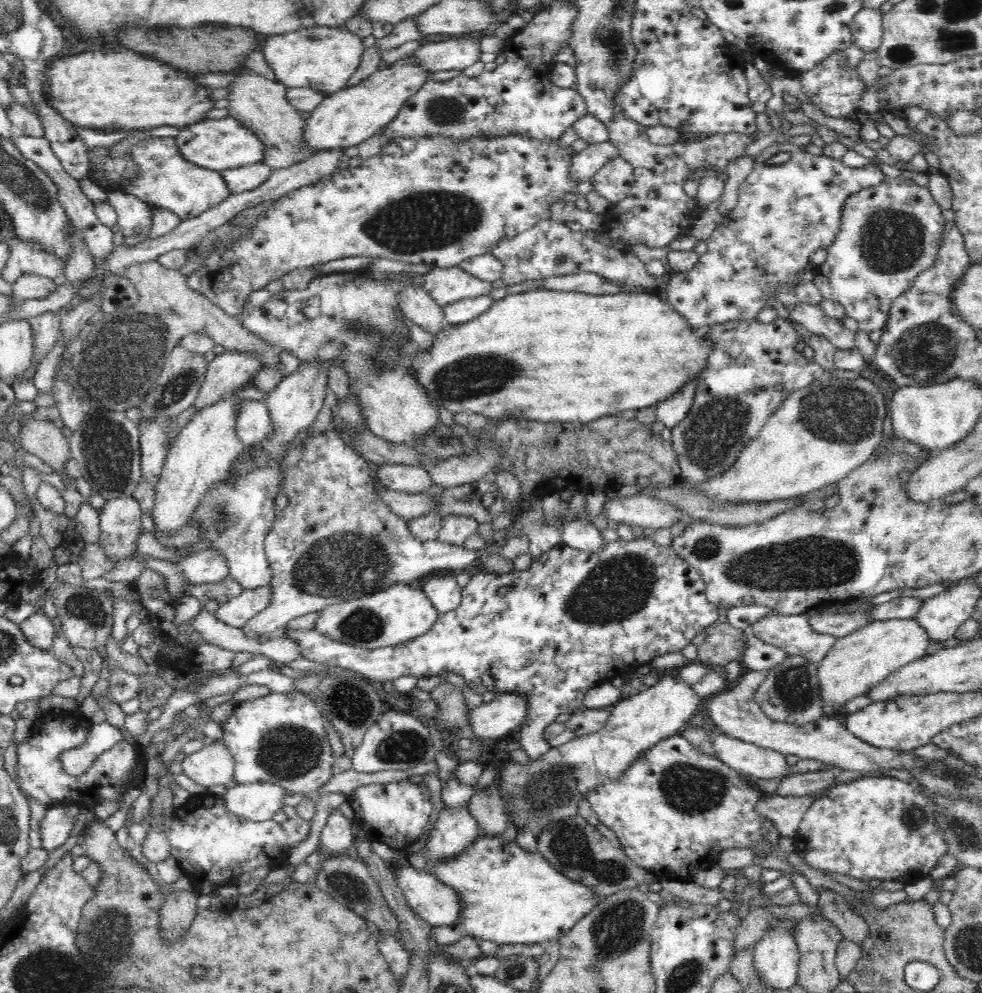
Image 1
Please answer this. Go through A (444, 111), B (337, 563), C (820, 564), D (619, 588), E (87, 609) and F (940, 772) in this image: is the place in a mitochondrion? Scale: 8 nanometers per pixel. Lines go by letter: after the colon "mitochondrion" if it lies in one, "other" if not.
A: mitochondrion
B: mitochondrion
C: mitochondrion
D: mitochondrion
E: mitochondrion
F: mitochondrion

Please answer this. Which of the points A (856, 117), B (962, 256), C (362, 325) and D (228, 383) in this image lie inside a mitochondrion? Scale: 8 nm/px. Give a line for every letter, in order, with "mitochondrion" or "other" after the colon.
A: other
B: other
C: mitochondrion
D: other

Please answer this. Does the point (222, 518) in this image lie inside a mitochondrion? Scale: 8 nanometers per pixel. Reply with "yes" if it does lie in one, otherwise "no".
yes

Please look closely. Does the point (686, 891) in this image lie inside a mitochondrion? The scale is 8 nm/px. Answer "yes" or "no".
no

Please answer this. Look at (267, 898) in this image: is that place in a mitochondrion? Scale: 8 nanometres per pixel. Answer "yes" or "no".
no

